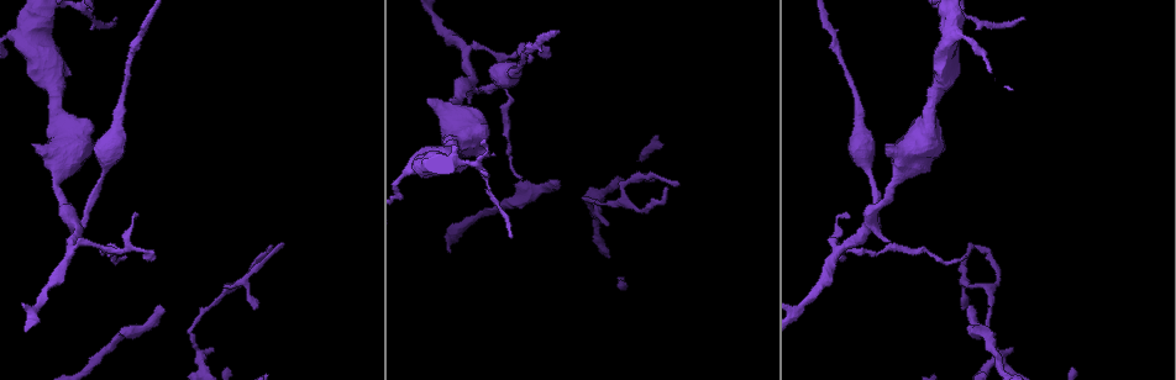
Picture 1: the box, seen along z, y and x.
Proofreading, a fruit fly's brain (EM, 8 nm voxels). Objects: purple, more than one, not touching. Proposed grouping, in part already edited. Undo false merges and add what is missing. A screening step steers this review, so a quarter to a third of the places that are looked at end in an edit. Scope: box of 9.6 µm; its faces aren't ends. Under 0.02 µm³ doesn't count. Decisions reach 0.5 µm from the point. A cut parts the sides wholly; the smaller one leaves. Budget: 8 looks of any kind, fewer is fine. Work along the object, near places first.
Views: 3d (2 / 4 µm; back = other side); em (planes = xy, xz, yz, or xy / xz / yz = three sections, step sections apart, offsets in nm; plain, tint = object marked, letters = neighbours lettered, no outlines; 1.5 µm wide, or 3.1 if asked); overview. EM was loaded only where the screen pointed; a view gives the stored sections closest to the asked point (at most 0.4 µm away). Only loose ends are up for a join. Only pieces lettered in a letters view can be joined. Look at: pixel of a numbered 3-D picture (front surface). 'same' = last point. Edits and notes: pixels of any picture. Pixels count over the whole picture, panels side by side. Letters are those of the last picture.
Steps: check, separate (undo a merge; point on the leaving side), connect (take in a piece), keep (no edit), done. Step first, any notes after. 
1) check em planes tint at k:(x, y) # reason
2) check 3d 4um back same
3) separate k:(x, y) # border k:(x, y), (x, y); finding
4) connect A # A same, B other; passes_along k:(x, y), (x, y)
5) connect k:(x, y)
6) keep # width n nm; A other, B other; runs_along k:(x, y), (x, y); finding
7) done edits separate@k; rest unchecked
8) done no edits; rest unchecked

check 3d 2um at 1:(214, 350) # branch stops here

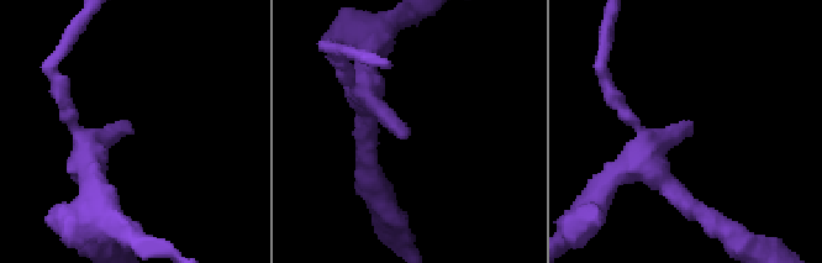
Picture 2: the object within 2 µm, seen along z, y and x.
check em yz step 4 tint at 2:(410, 131) # arms 3

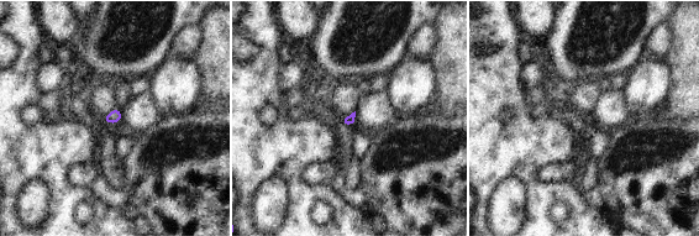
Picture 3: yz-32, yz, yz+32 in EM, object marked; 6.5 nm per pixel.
check em yz step 4 letters same

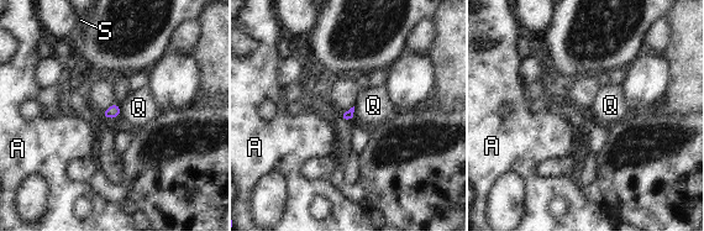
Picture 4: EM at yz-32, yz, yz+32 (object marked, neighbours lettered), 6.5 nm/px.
keep # A other, Q other, S other; border 4:(119, 104), (120, 116); none of them fits

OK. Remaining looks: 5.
check em xz step 4 letters at 1:(962, 309) # free end

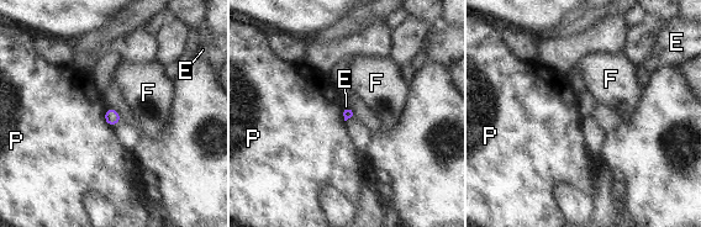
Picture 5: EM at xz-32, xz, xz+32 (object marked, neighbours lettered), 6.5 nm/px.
check em xy step 4 letters same # cut it another way

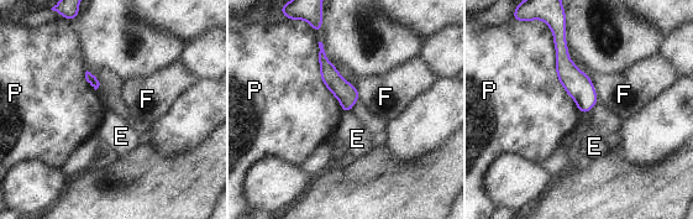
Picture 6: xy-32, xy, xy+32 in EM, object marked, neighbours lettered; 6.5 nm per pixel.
keep # E other, F other, P other; none of them fits

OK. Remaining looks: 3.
check em xz step 4 tint at 1:(157, 306) # branch stops here

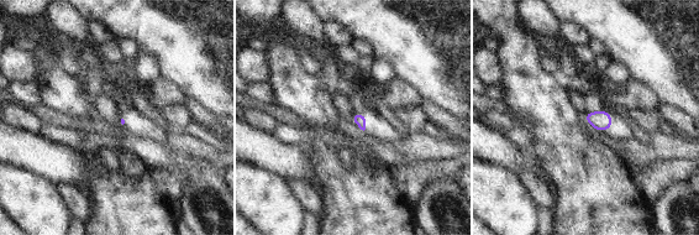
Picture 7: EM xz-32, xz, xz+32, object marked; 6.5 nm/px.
check em planes letters same

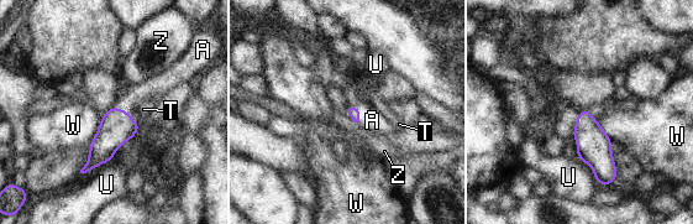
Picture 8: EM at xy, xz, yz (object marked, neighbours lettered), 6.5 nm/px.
connect A # A same, T other, U other, W other, Z other; passes_along 8:(116, 126), (126, 112), (129, 100); it goes on there

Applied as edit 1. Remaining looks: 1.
done edits connect@8; rest unchecked

